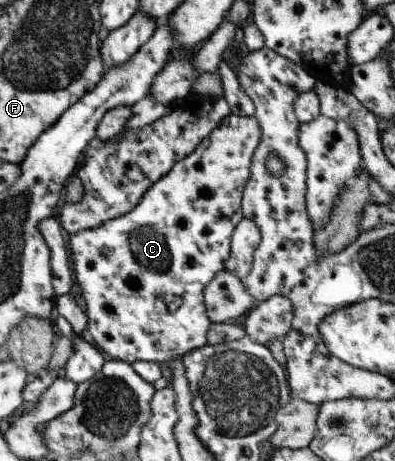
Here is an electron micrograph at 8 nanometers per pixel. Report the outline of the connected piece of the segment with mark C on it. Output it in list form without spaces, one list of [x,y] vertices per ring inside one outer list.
[[[226,115],[220,122],[203,138],[195,149],[183,159],[175,162],[171,169],[162,175],[141,196],[137,205],[126,214],[115,219],[108,219],[97,227],[87,228],[83,231],[68,233],[67,246],[71,255],[71,271],[75,275],[75,281],[79,285],[81,295],[85,301],[86,329],[95,343],[95,347],[108,359],[131,363],[136,360],[145,362],[165,362],[175,359],[193,349],[206,345],[207,328],[210,320],[207,318],[204,305],[204,287],[218,271],[224,269],[224,261],[228,258],[230,250],[230,237],[236,223],[244,217],[241,211],[241,192],[244,190],[246,181],[250,176],[249,166],[253,150],[257,147],[260,138],[260,127],[256,119],[251,117],[239,117],[238,115]]]

